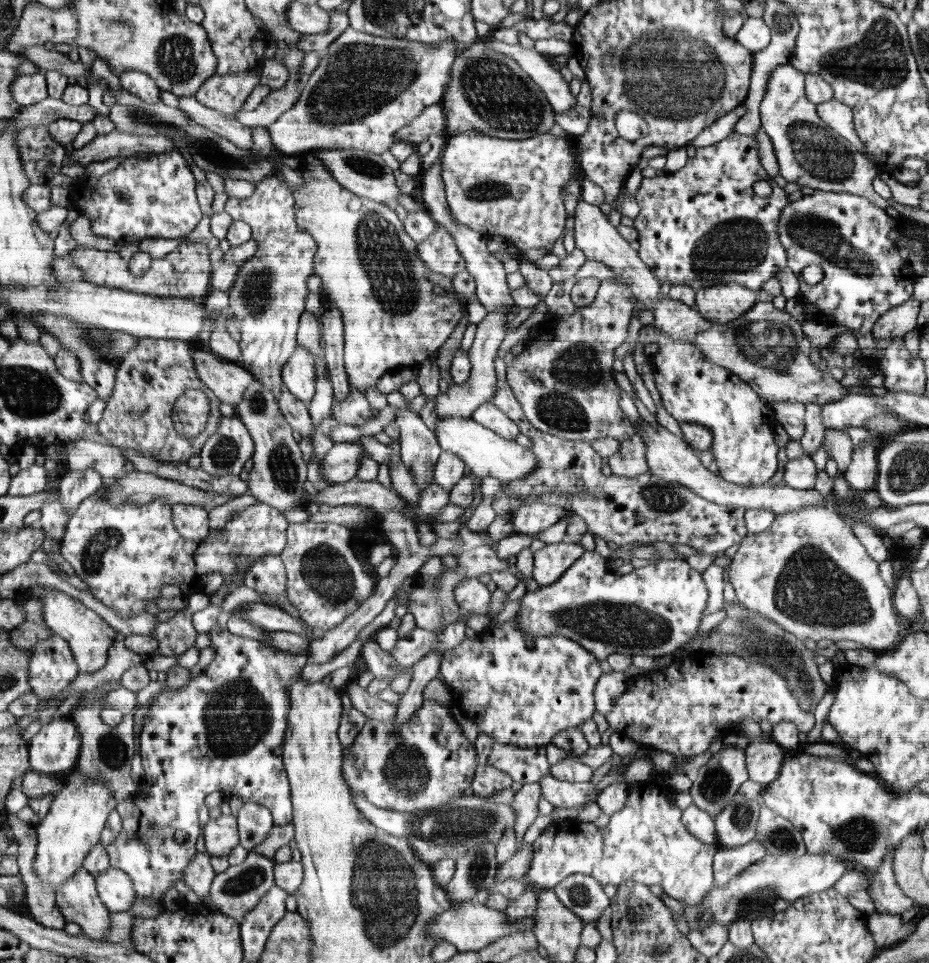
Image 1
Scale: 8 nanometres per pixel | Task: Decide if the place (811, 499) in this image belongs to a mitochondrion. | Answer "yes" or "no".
no

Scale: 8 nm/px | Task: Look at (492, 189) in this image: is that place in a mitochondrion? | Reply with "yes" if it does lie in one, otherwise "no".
yes

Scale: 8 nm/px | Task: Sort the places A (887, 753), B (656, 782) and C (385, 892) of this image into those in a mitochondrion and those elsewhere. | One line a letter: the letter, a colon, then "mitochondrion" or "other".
A: other
B: other
C: mitochondrion

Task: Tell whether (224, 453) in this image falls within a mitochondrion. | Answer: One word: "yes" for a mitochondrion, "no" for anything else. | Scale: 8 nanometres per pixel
yes

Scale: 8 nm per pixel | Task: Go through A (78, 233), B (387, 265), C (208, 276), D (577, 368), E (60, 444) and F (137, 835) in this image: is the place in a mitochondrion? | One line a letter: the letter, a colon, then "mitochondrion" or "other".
A: other
B: mitochondrion
C: other
D: mitochondrion
E: other
F: other

